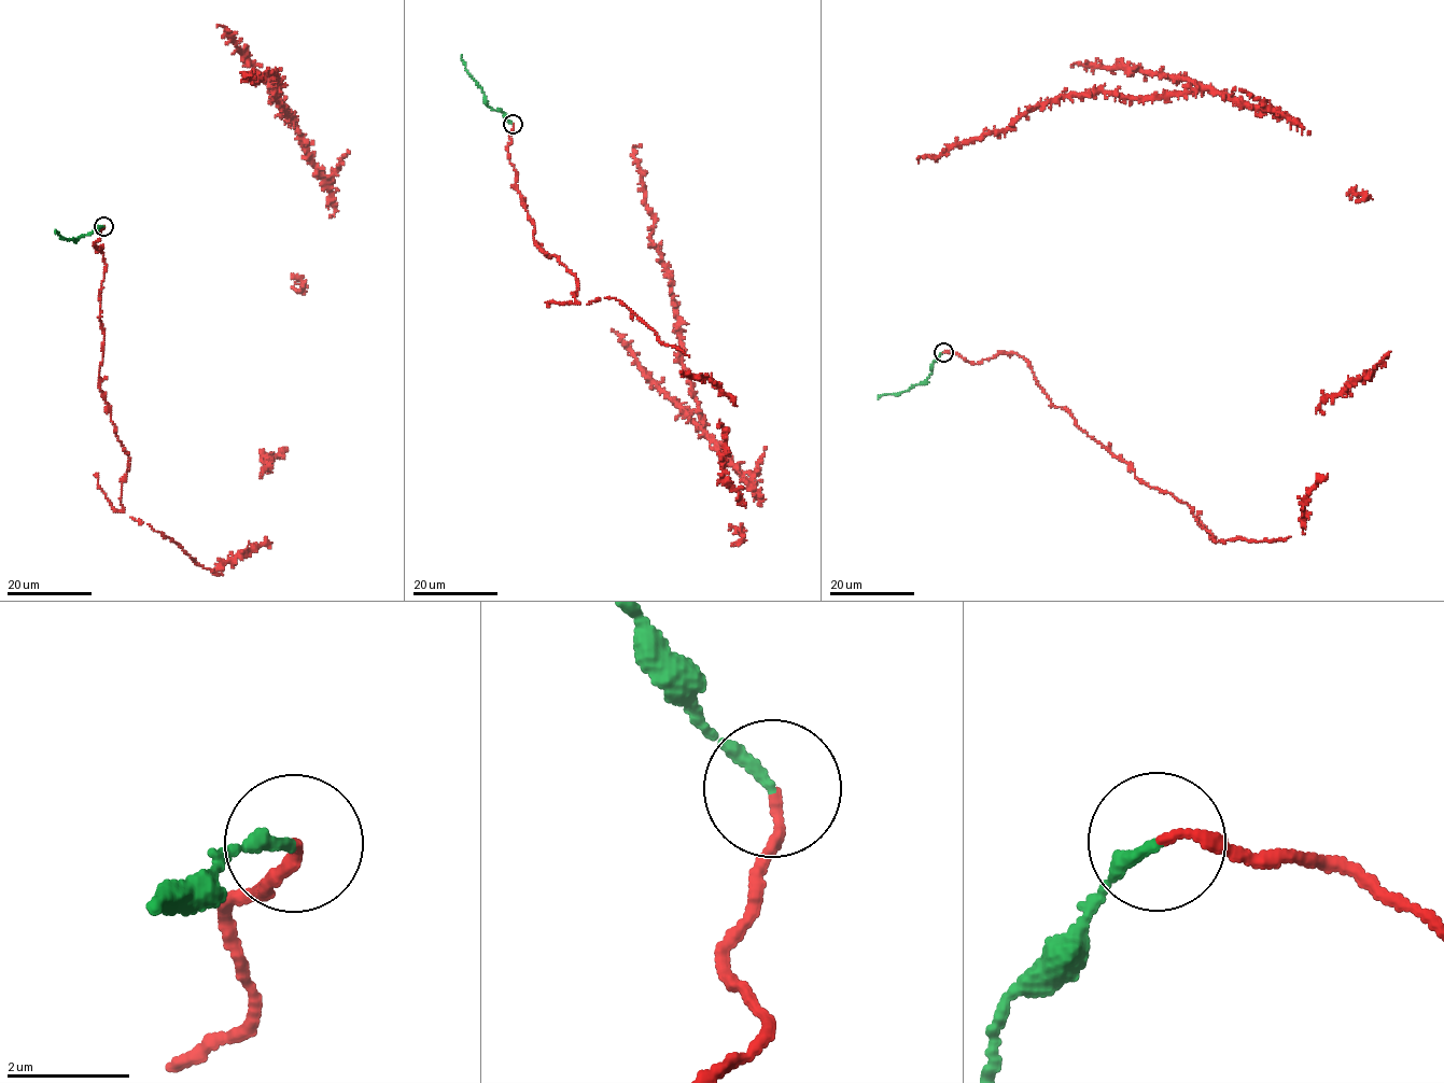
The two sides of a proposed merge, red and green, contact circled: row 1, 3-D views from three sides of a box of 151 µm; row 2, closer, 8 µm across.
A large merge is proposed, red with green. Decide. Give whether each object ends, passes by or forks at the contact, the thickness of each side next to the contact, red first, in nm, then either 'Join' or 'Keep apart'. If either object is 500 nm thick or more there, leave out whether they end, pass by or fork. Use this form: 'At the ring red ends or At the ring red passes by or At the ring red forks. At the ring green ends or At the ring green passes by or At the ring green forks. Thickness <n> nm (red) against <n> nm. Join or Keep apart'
At the ring red ends. At the ring green ends. Thickness 140 nm (red) against 200 nm. Join

